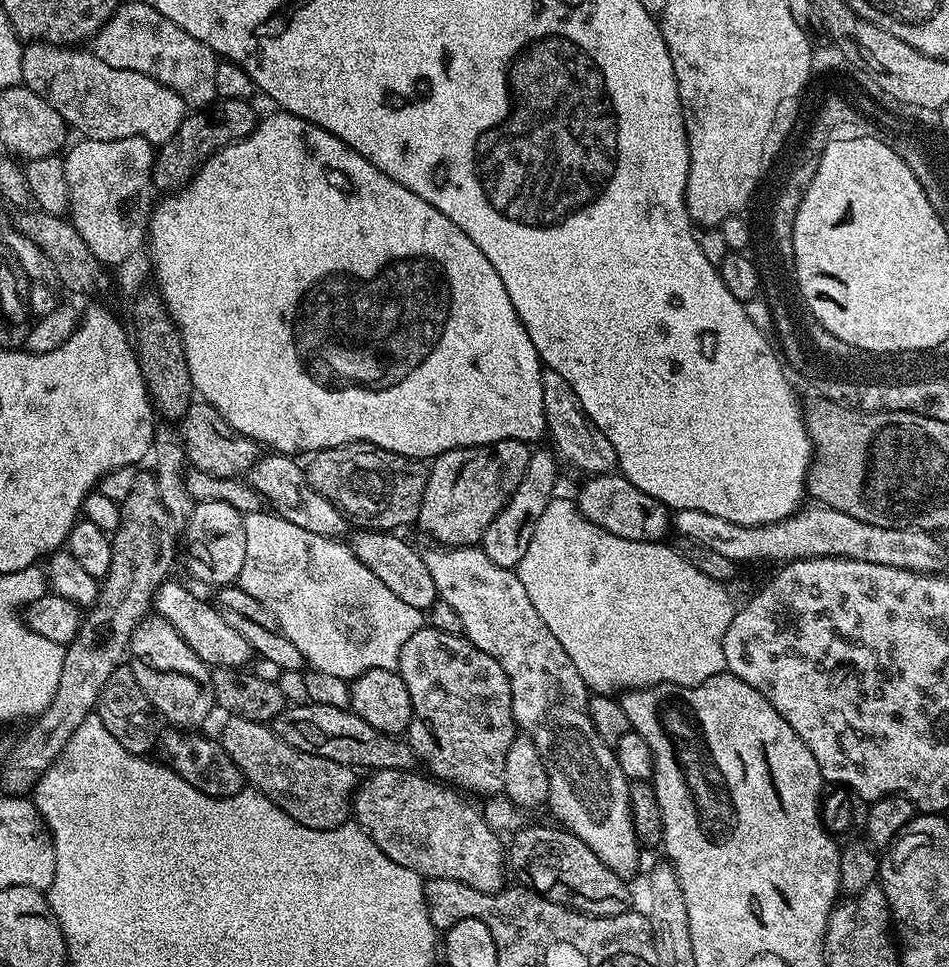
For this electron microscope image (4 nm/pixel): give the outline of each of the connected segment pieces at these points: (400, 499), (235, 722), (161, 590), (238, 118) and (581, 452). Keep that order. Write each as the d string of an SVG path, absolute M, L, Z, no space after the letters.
M356 440L352 444L323 448L309 460L312 461L306 464L304 477L308 479L310 486L314 486L314 490L318 490L322 498L330 498L330 502L334 502L336 509L344 513L353 525L364 530L400 530L403 524L415 525L419 521L422 494L426 490L429 469L423 459L403 456L394 450Z
M232 716L218 733L220 745L234 758L238 770L242 770L245 781L263 796L269 796L276 805L290 818L294 818L307 828L338 828L349 819L353 811L353 795L358 787L357 773L338 762L330 762L330 758L322 758L318 754L306 754L302 750L294 750L282 738L272 733L268 724L259 724L241 716Z
M169 578L158 586L154 597L154 612L166 622L170 622L170 626L174 626L178 634L182 634L186 646L190 646L190 650L198 654L203 664L243 669L247 665L244 663L254 656L250 642L246 642L246 638L238 634L238 630L232 629L224 621L223 611L215 603L212 604L199 600L186 585L179 584L176 578Z
M221 100L207 105L206 111L196 110L185 115L182 126L164 144L159 145L152 161L152 187L160 194L175 194L189 184L200 165L215 152L246 138L258 123L253 105L246 100Z
M551 370L541 371L542 378L542 406L544 417L548 423L547 435L552 436L556 443L555 451L561 457L565 456L576 468L581 468L584 474L608 474L617 467L614 446L610 446L610 438L602 434L602 430L591 427L588 417L582 410L582 402L578 402L578 394L570 390L570 382L562 378L562 374Z

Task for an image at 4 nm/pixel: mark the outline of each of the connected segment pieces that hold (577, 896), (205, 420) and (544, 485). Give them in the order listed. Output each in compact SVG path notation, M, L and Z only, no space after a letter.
M532 824L521 827L519 831L511 837L512 845L509 843L506 848L506 860L516 872L521 872L525 876L527 883L533 892L539 892L547 900L553 900L555 904L566 904L569 908L575 908L578 912L584 912L587 916L613 916L629 911L632 900L632 892L627 888L625 877L614 874L582 838L578 838L574 833L565 830L563 827L555 826L550 828L546 824Z
M194 402L189 406L184 417L178 422L178 433L187 463L214 478L243 477L253 468L262 452L257 441L231 428L226 418L222 418L222 414L218 414L212 404Z
M544 448L532 452L530 462L526 466L526 474L522 474L522 482L518 482L518 490L508 499L504 509L496 515L494 522L486 526L479 547L484 549L486 558L490 558L490 562L498 566L515 570L520 565L530 546L530 538L534 535L534 526L538 526L538 518L542 518L546 506L557 495L557 457L549 452Z

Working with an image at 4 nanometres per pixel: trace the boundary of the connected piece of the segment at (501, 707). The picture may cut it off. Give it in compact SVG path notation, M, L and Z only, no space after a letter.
M425 626L402 646L398 671L412 703L412 721L408 723L406 739L415 750L417 761L425 764L437 781L449 782L465 793L481 792L484 798L503 793L506 750L510 750L510 742L518 735L506 670L486 650L478 650L467 636Z

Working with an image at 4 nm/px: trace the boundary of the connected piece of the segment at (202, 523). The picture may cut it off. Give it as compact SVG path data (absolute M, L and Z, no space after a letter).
M226 502L196 504L184 533L194 546L190 554L201 568L196 574L200 581L214 586L230 586L239 579L246 558L246 530L244 516L234 506Z

